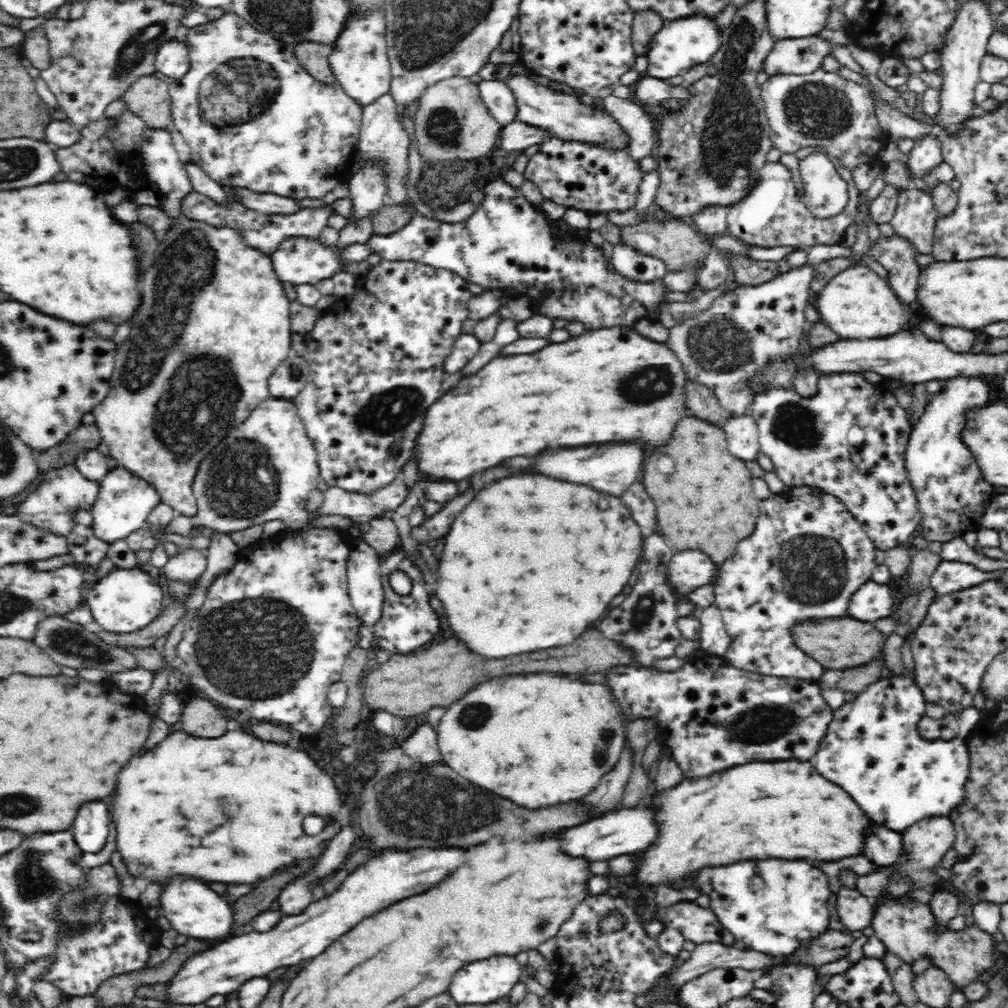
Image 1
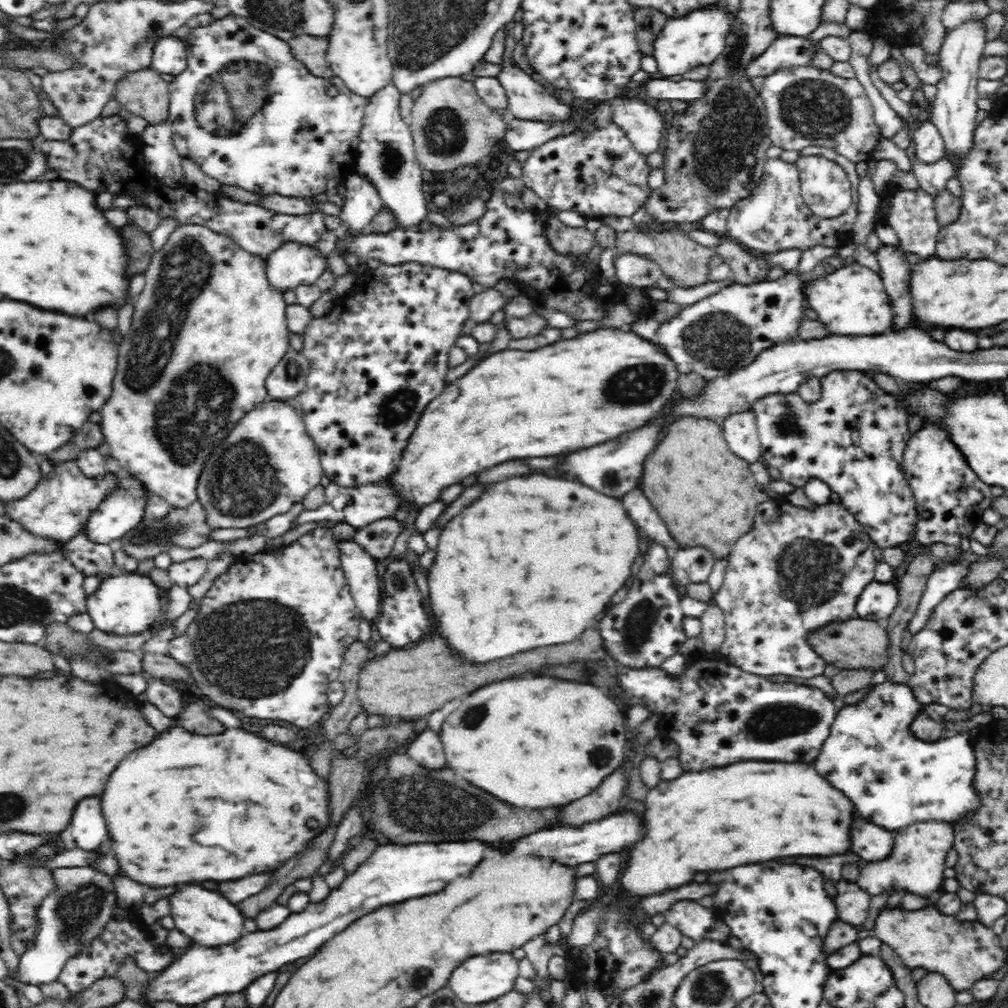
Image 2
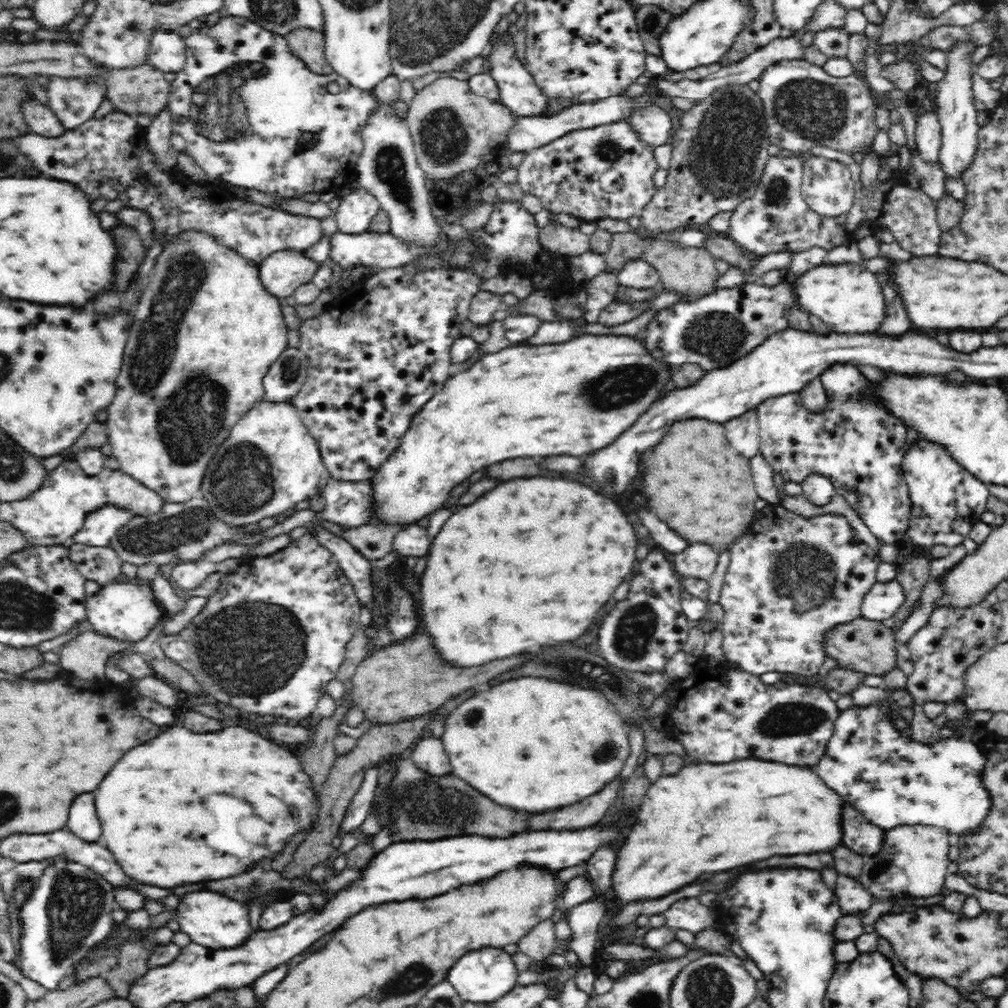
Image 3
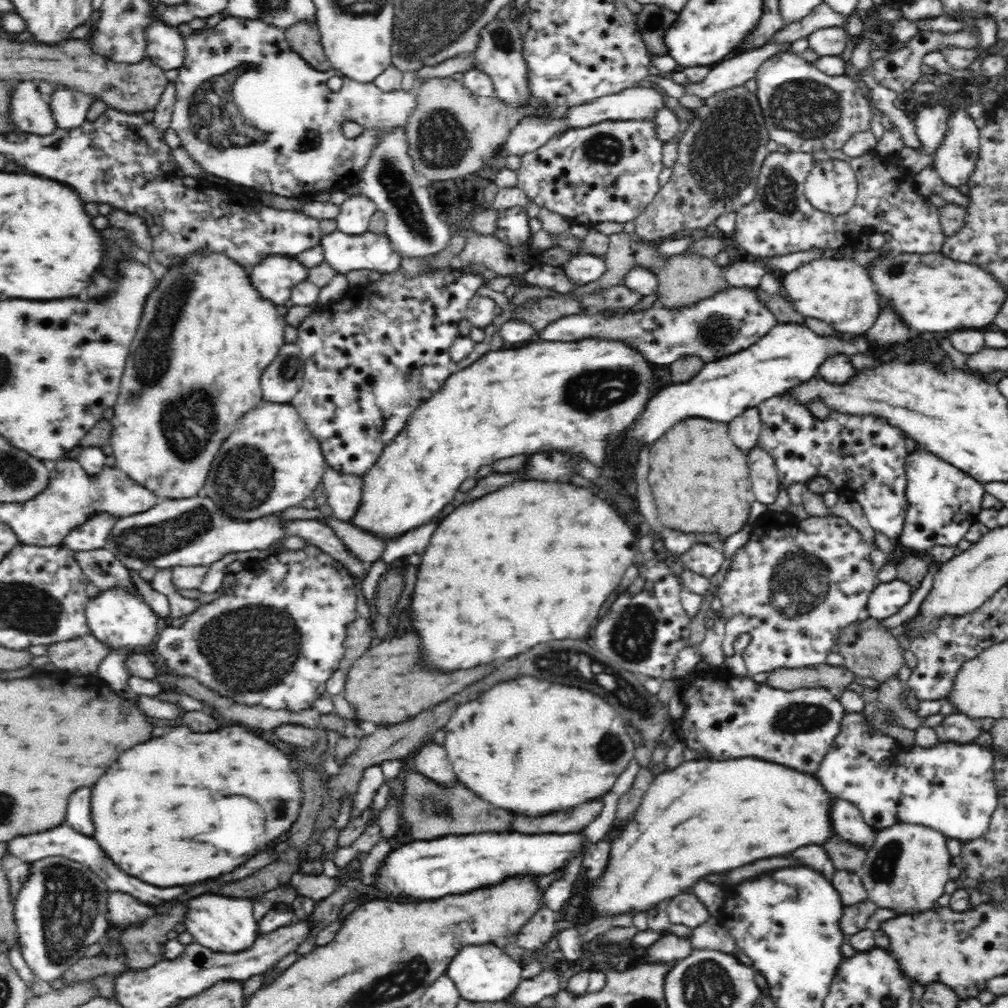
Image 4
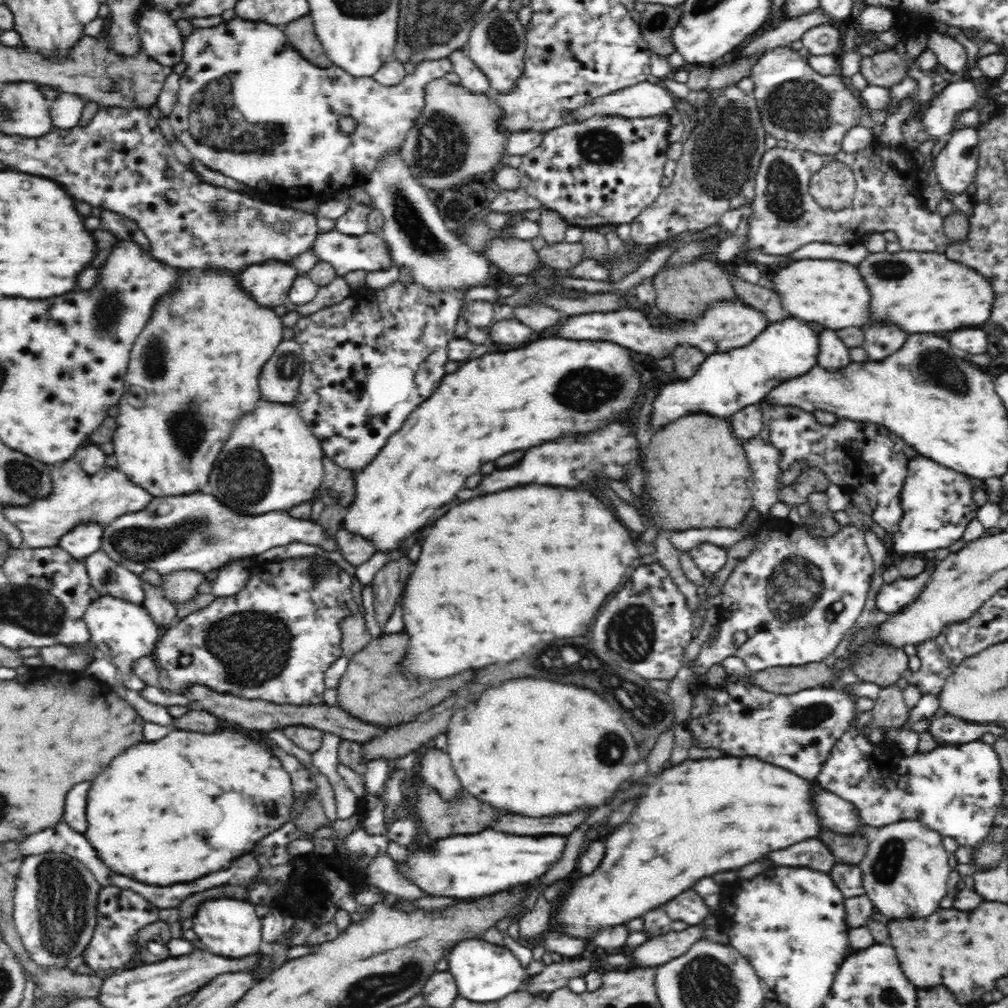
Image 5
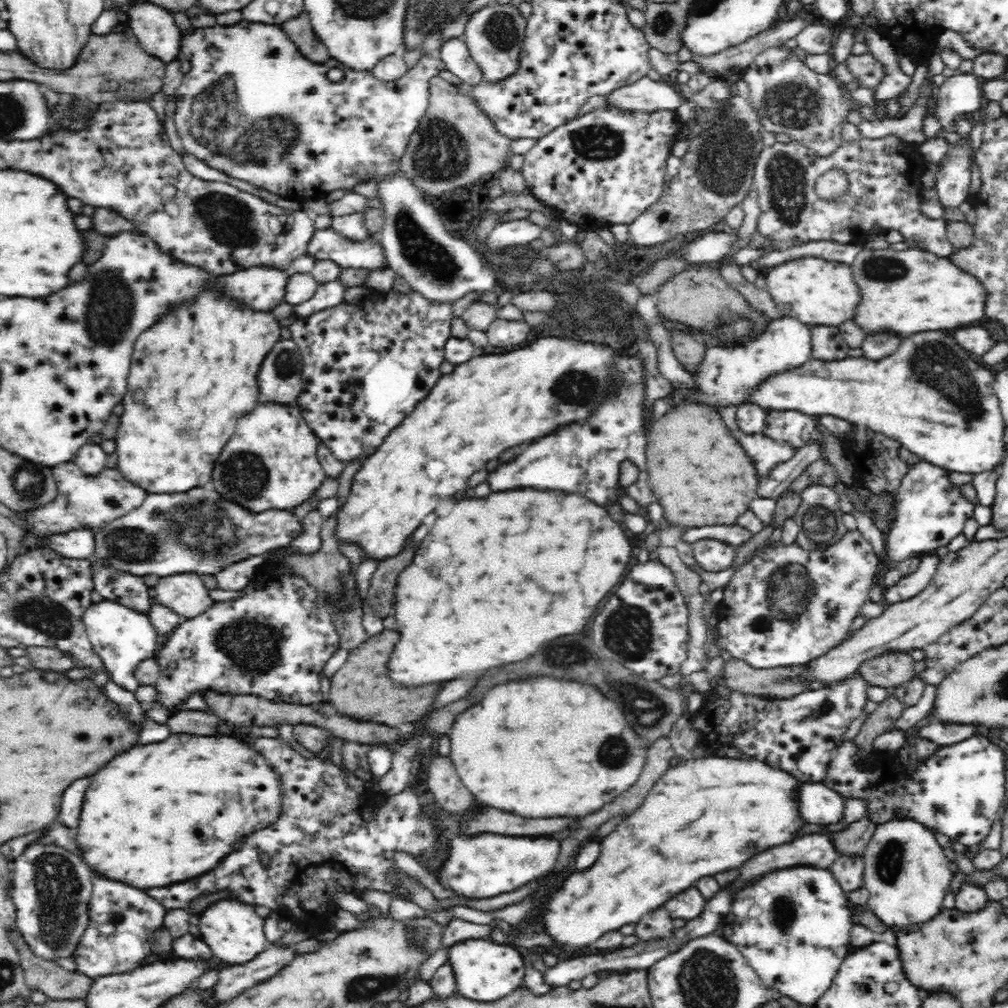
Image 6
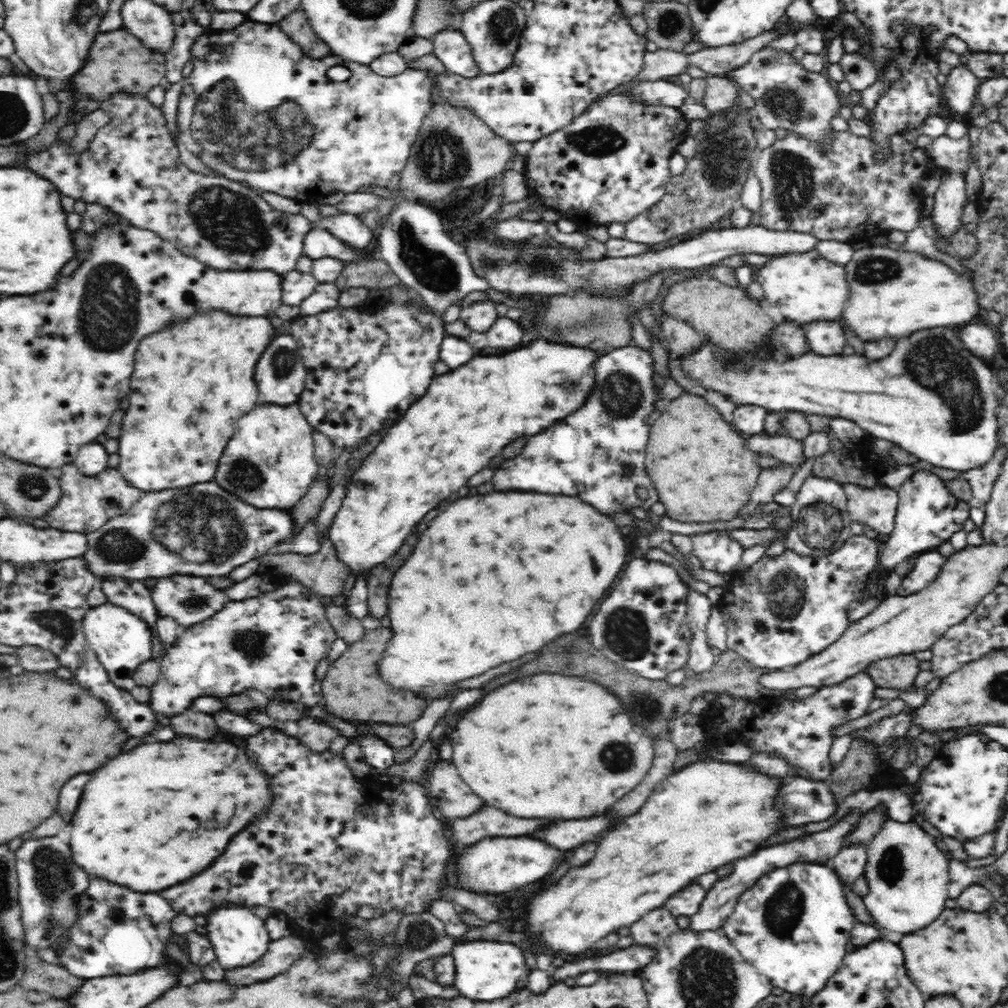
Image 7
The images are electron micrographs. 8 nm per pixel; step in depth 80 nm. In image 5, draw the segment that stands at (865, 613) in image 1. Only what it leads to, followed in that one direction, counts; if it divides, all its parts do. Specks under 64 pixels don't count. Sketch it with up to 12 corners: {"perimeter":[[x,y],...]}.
{"perimeter":[[934,562],[912,578],[883,583],[876,609],[890,614],[912,603],[926,589]]}

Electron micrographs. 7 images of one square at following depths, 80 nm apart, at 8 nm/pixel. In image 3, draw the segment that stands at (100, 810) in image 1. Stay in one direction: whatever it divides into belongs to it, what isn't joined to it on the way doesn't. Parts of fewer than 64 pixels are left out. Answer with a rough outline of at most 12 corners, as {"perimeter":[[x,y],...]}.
{"perimeter":[[92,792],[70,804],[68,828],[94,842],[100,826]]}

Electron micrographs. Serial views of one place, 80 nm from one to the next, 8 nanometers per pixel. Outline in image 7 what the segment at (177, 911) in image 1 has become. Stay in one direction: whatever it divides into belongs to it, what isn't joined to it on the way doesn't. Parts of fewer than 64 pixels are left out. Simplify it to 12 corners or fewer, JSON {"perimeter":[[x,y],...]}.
{"perimeter":[[250,907],[208,914],[226,972],[260,961],[273,941]]}

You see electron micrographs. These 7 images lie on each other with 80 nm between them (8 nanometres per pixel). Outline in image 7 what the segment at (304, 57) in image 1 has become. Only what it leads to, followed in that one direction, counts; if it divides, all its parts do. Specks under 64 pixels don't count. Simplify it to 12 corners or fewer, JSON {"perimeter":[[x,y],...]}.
{"perimeter":[[293,10],[277,24],[312,58],[330,47],[312,29],[306,13]]}

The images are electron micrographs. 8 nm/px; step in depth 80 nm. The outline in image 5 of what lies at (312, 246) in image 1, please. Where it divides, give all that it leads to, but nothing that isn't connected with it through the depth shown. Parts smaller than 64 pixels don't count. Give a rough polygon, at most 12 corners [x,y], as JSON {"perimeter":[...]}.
{"perimeter":[[278,261],[236,275],[241,291],[270,309],[286,302],[298,276]]}

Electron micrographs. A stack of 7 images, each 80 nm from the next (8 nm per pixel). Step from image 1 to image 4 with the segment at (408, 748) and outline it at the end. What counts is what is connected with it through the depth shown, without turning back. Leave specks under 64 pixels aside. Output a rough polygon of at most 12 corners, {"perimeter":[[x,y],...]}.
{"perimeter":[[430,741],[414,756],[418,773],[437,785],[456,786],[443,746]]}

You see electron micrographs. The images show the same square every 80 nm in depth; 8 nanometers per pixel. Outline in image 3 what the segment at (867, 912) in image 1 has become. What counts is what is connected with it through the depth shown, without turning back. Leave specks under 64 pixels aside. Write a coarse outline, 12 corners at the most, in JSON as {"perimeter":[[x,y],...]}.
{"perimeter":[[838,876],[835,893],[844,915],[864,913],[874,896],[859,879]]}

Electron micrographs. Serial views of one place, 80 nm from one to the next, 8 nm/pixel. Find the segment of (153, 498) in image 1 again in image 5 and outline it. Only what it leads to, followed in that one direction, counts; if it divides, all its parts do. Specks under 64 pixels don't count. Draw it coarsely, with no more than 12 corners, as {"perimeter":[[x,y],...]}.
{"perimeter":[[75,526],[57,540],[82,561],[101,550],[104,526]]}

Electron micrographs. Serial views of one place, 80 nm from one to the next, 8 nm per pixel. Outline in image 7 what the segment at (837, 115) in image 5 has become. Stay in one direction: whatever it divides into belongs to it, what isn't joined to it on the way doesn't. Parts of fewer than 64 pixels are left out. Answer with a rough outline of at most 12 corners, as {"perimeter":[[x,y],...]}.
{"perimeter":[[771,46],[726,76],[768,130],[824,142],[843,106],[830,78]]}

